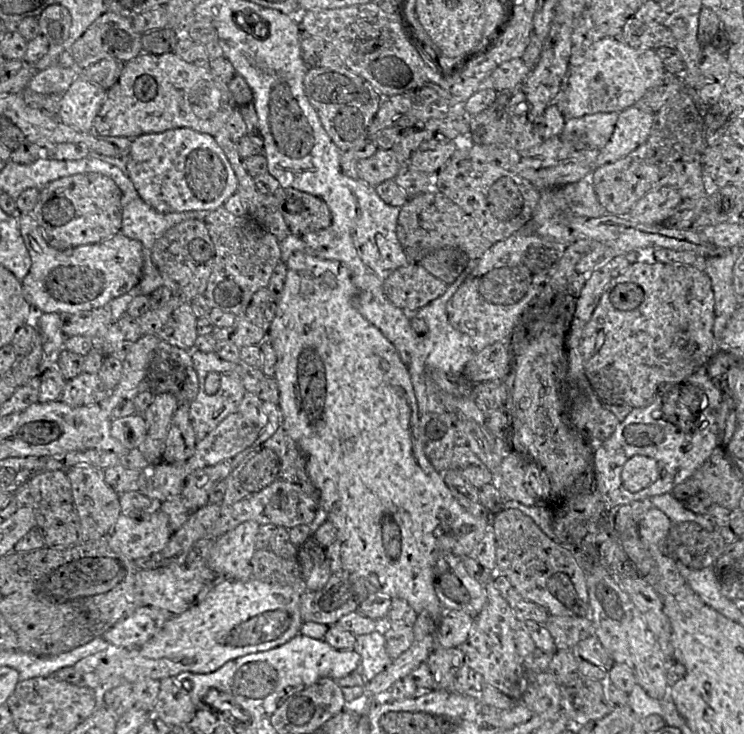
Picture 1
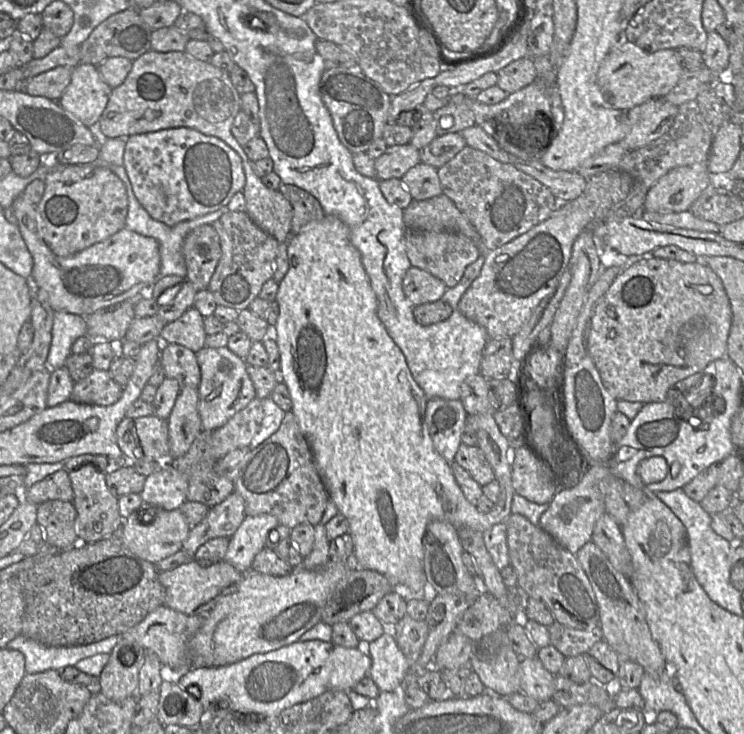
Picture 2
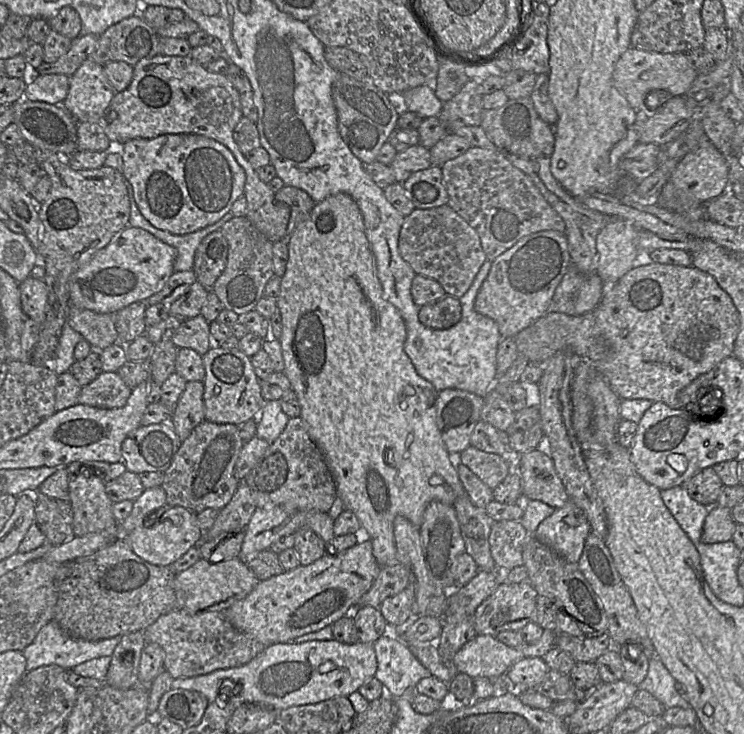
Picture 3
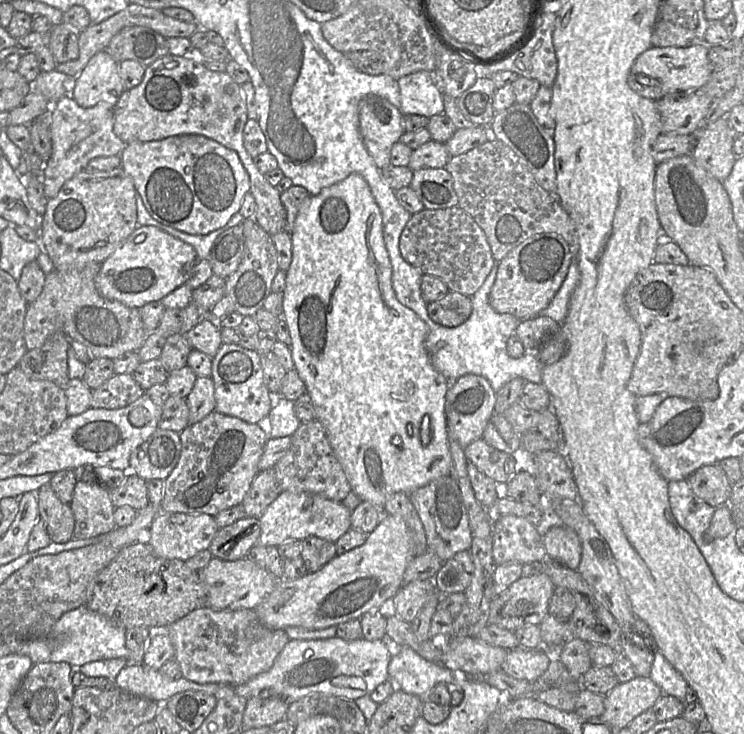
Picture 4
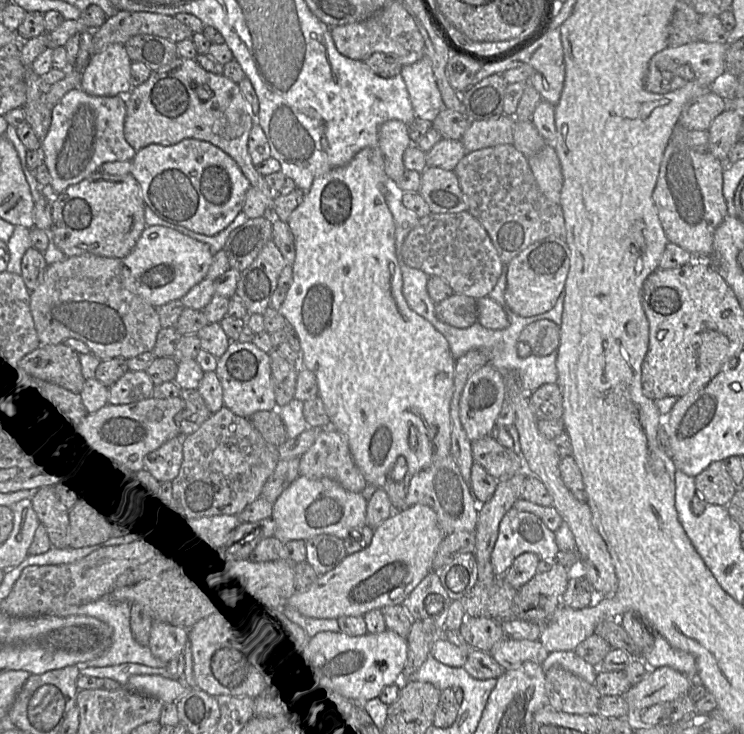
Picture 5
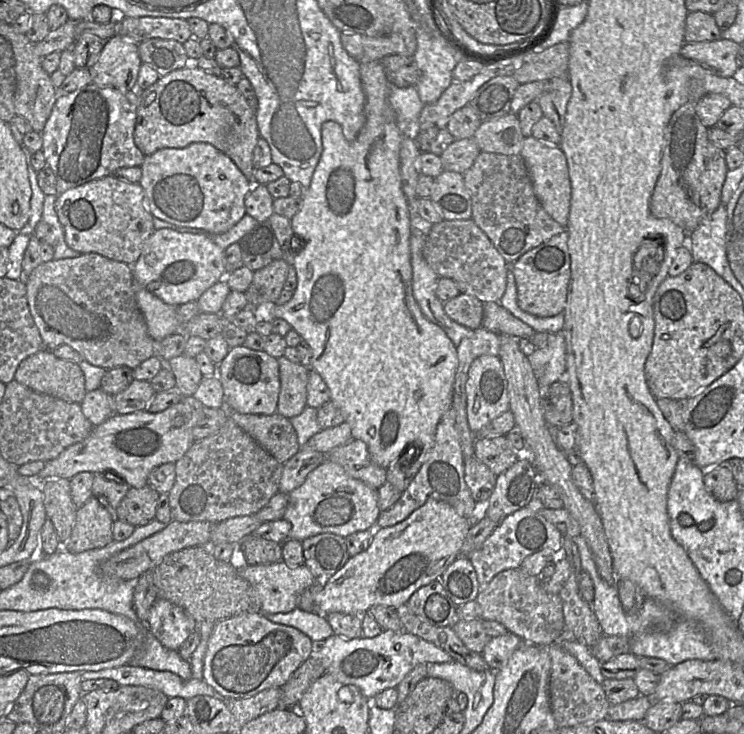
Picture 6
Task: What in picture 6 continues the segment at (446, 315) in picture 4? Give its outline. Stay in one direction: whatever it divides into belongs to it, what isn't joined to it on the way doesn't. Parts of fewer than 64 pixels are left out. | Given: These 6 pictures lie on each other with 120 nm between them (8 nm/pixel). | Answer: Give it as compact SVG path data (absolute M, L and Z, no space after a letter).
M460 293L444 303L444 310L450 319L466 328L482 327L484 303L474 296Z

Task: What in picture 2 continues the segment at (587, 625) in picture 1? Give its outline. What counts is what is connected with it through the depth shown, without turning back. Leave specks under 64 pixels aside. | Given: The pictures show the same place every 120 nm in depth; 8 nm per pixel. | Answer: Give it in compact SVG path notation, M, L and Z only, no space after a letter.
M558 621L548 627L550 644L565 657L573 657L587 652L596 642L603 640L600 625L592 630L578 630L567 627Z

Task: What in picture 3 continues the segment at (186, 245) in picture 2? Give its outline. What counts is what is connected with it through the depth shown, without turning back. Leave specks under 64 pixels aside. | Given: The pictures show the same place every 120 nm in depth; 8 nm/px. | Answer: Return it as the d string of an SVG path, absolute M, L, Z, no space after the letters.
M218 230L207 235L199 244L195 256L193 271L197 281L211 289L224 271L228 257L228 242Z

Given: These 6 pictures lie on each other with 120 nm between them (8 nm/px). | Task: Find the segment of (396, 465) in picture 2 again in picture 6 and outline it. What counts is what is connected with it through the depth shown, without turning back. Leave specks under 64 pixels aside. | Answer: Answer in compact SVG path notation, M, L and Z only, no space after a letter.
M372 61L360 64L360 78L366 98L365 125L354 141L348 141L339 123L328 120L322 124L322 154L311 184L303 195L302 208L291 219L295 242L299 243L296 240L297 236L302 240L296 249L299 253L294 258L298 285L290 301L275 305L271 317L285 319L309 344L312 349L310 368L319 373L327 384L330 390L330 401L334 402L344 413L345 422L351 427L352 437L364 441L373 462L387 470L393 460L399 458L403 451L407 451L412 446L417 446L422 453L428 453L433 448L437 425L442 416L452 407L458 353L457 346L454 345L446 332L422 313L413 295L410 252L411 208L402 189L400 168L400 146L403 134L409 128L399 125L392 115L388 102L391 85L381 62Z

